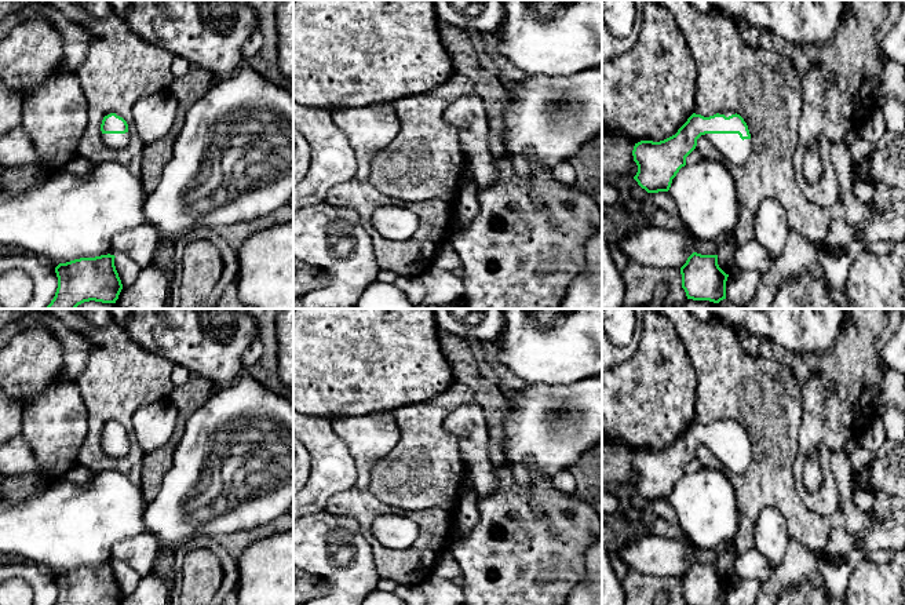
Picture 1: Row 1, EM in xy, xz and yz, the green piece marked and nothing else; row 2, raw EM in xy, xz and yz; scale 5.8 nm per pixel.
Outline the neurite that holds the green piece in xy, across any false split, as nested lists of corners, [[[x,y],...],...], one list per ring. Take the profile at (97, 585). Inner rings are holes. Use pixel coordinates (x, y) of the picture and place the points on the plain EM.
[[[114,564],[80,566],[55,576],[55,605],[118,605],[123,593],[114,575]]]

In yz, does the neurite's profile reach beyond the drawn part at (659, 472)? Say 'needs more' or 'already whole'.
needs more

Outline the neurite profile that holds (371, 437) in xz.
[[[393,411],[336,418],[331,424],[354,458],[358,478],[351,488],[332,495],[325,511],[351,517],[360,524],[372,547],[380,579],[394,580],[398,586],[420,586],[453,544],[453,511],[439,507],[406,511],[384,504],[371,492],[372,467],[387,456],[399,440]],[[386,514],[405,515],[419,525],[419,537],[409,548],[387,548],[377,542],[372,524]]]

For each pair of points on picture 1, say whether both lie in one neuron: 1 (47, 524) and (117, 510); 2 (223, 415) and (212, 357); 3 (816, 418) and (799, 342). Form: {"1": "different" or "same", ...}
{"1": "same", "2": "different", "3": "different"}

